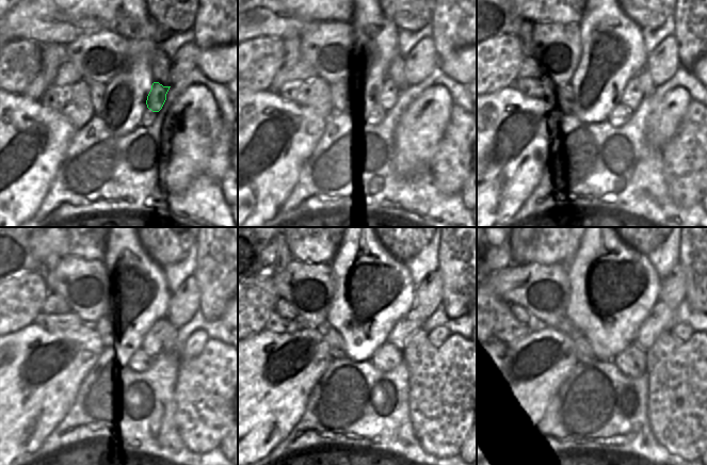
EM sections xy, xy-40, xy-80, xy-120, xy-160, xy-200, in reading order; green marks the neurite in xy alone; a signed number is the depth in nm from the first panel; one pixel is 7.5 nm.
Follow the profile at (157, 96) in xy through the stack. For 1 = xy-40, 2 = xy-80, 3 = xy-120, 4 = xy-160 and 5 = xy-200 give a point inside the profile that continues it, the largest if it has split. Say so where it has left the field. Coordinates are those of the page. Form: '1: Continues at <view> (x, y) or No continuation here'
1: Continues at xy-40 (391, 92)
2: Continues at xy-80 (632, 94)
3: Continues at xy-120 (155, 341)
4: Continues at xy-160 (404, 329)
5: Continues at xy-200 (660, 319)

